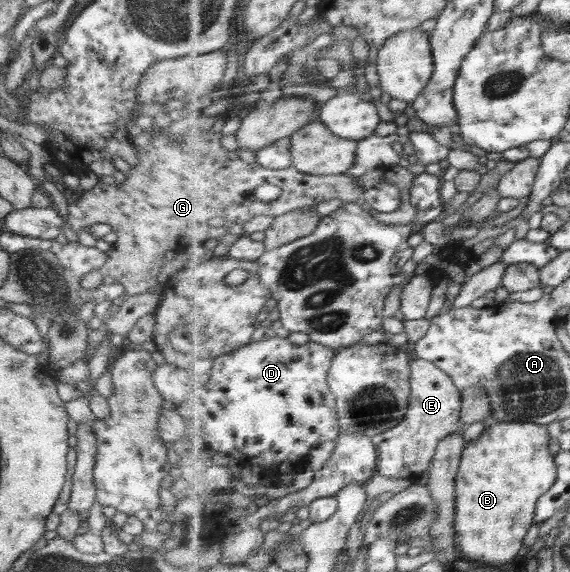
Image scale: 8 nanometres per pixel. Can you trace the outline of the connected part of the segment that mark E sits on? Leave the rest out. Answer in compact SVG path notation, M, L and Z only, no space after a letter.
M419 358L412 363L412 395L410 411L400 425L375 435L374 443L379 447L378 474L400 479L418 479L430 471L433 459L442 440L461 431L463 412L462 390L452 377L436 363Z

